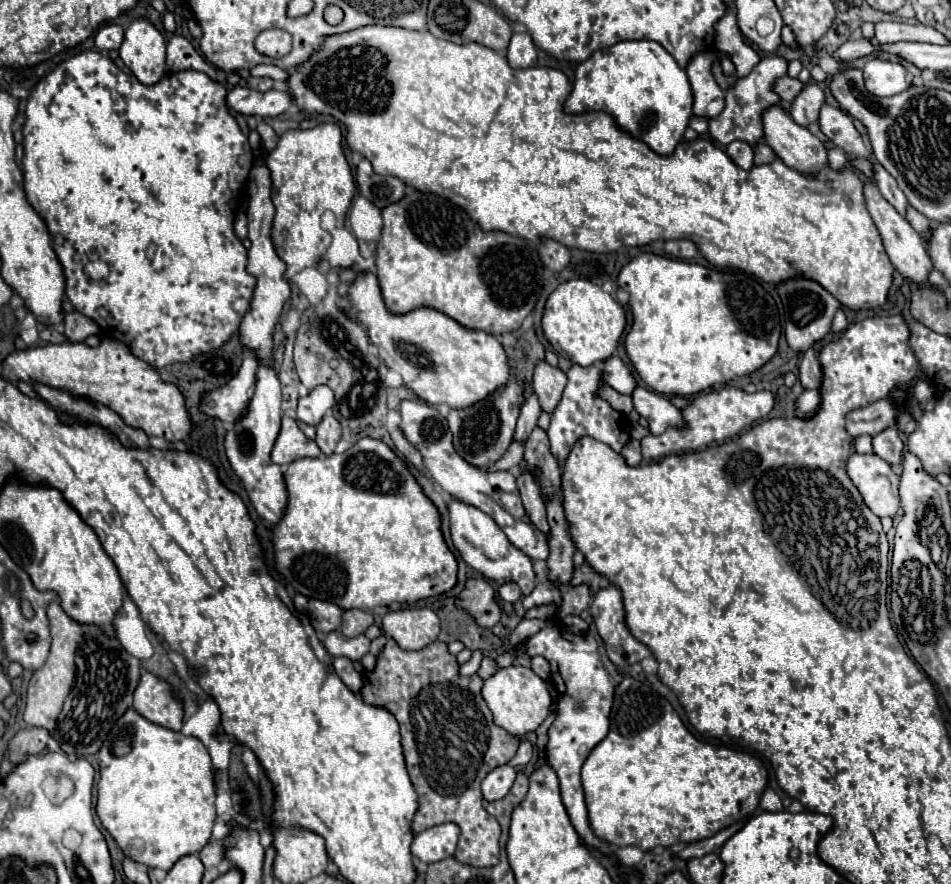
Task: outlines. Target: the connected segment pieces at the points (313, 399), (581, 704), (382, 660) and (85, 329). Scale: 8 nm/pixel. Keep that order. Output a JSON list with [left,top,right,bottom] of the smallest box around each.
[[297,386,333,426],[527,624,615,856],[359,638,521,866],[63,312,99,342]]

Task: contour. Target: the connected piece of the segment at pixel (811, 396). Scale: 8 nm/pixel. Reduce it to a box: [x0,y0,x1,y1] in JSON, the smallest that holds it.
[797,390,819,416]

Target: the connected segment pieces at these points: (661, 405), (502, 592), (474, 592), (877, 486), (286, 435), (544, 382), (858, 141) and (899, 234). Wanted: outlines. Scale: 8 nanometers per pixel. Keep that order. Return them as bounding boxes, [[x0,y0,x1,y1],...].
[[633,388,685,434],[499,584,521,604],[457,578,501,626],[847,452,899,516],[271,416,321,466],[533,360,567,414],[819,104,873,160],[865,180,933,284]]

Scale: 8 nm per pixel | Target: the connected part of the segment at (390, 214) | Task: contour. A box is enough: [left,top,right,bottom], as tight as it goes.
[375,190,543,334]

